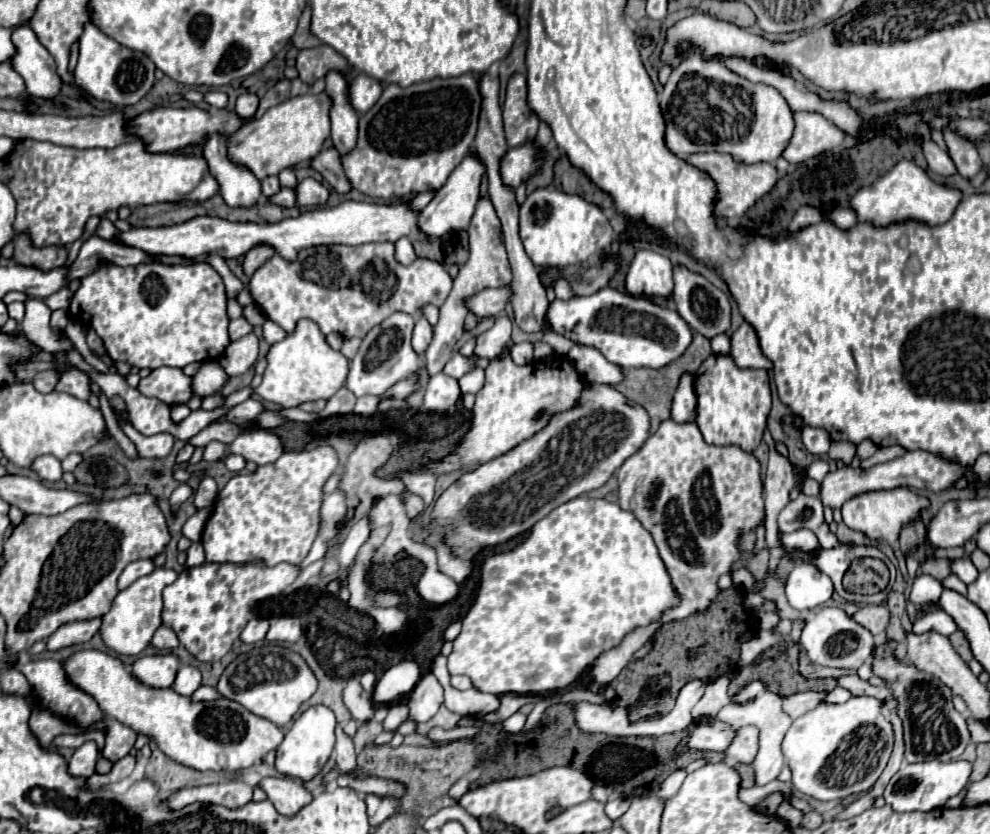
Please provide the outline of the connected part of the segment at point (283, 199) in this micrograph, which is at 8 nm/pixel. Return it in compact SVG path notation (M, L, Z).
M282 188L276 196L270 198L270 202L284 206L284 208L292 208L292 206L296 206L296 190L294 188Z

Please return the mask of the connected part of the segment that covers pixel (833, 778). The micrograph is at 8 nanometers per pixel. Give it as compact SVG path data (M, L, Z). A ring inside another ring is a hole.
M862 696L850 698L844 704L818 704L814 710L792 722L782 742L794 788L816 800L843 798L845 808L858 799L860 793L871 790L886 767L894 739L891 737L884 744L883 734L894 732L876 698ZM870 766L877 767L870 771Z

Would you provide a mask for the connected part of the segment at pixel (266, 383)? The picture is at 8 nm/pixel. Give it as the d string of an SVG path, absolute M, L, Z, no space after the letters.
M298 320L294 332L286 334L284 340L276 342L270 346L266 354L268 366L262 376L262 382L258 388L246 387L229 395L224 402L224 414L228 412L230 406L240 404L247 400L252 394L262 396L268 402L274 402L278 406L290 408L298 406L308 400L318 400L318 398L332 398L334 392L344 386L346 374L348 374L348 360L340 350L330 348L330 344L324 340L324 334L312 320Z

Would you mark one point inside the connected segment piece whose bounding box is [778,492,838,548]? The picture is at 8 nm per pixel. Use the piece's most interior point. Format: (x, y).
(805, 511)

